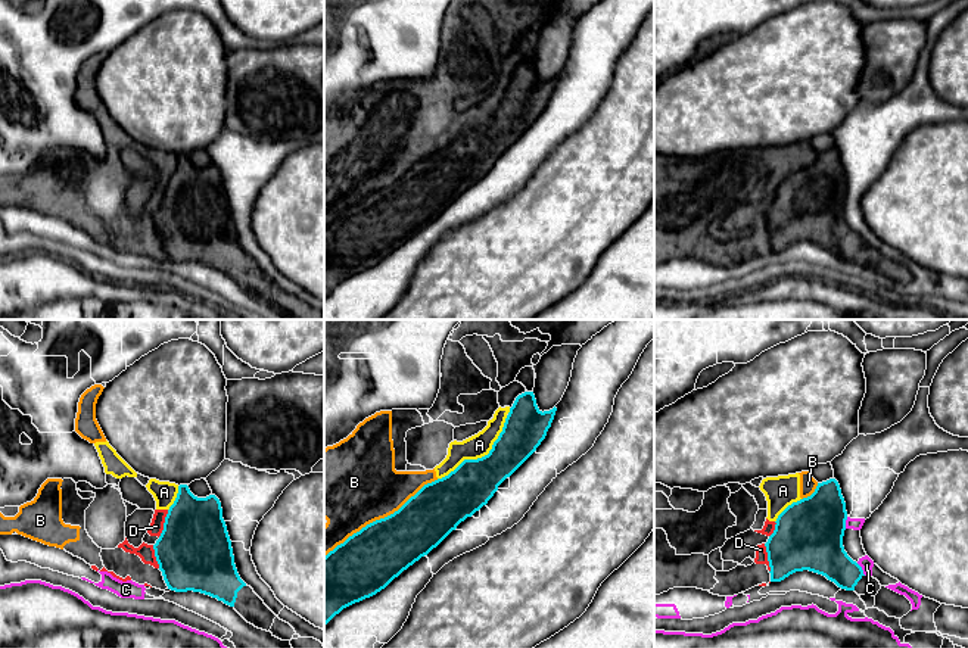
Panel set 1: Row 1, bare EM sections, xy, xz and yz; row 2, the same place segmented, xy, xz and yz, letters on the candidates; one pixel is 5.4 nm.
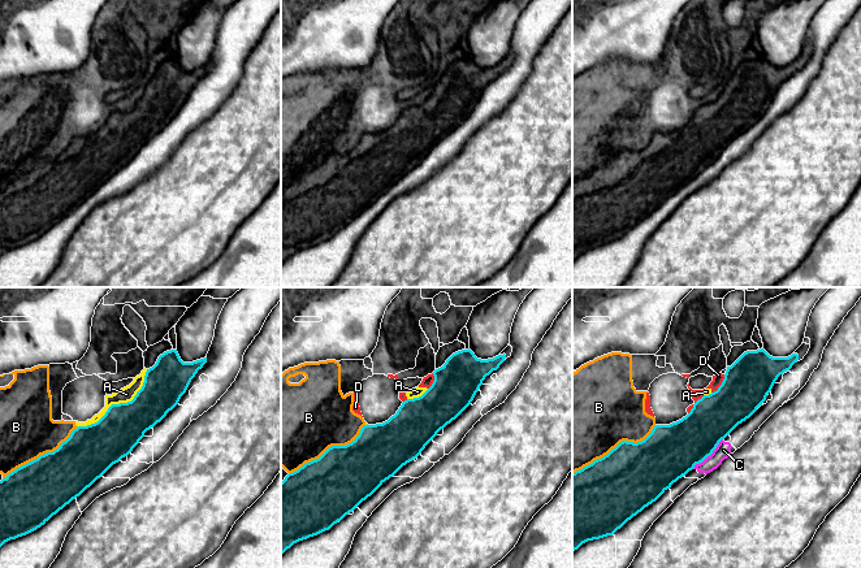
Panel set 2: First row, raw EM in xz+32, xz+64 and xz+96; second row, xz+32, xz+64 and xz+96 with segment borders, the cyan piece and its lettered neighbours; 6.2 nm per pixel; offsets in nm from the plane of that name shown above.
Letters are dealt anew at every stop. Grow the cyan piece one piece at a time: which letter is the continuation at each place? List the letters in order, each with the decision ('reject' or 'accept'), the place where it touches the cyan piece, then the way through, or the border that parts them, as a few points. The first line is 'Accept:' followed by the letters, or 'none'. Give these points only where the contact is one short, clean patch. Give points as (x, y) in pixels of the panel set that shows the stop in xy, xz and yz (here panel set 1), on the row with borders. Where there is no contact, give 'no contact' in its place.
Accept: none
A: reject | xz (482, 457)
B: reject | xz (380, 519)
C: reject | yz (861, 569)
D: reject | yz (768, 558)

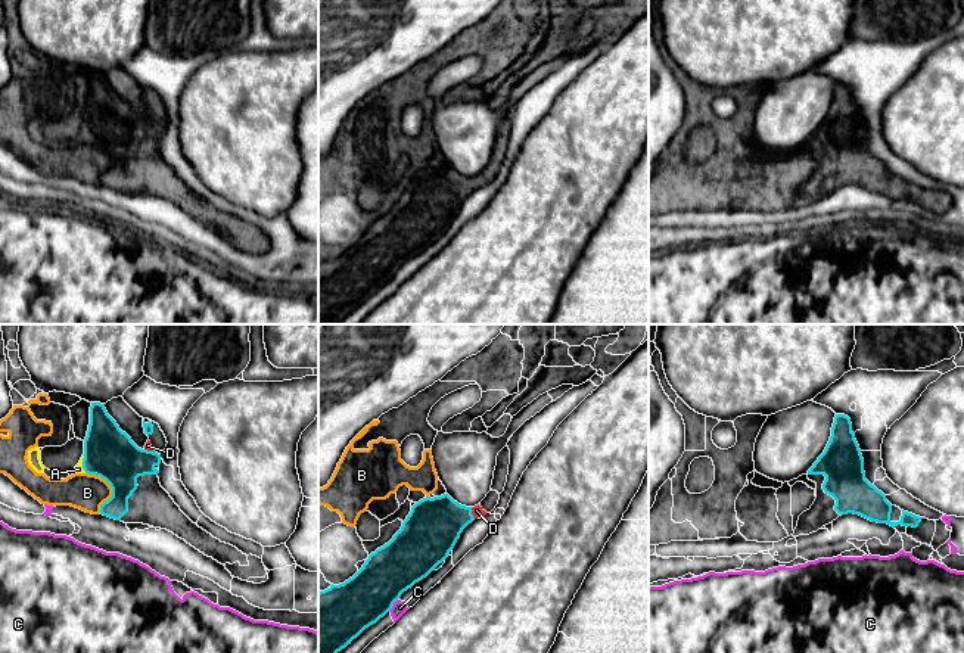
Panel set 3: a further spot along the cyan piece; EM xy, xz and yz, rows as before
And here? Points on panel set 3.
Accept: A, D
A: accept | xy (83, 463)
B: reject | xy (111, 487)
C: reject | xz (392, 605)
D: accept | xz (470, 513)

